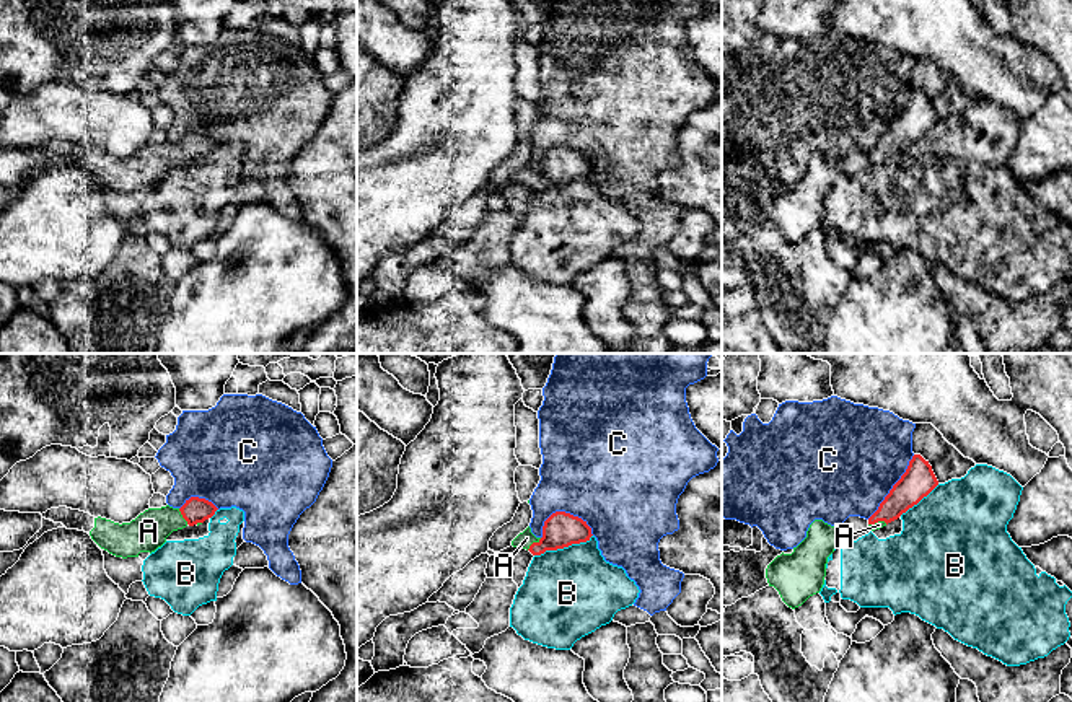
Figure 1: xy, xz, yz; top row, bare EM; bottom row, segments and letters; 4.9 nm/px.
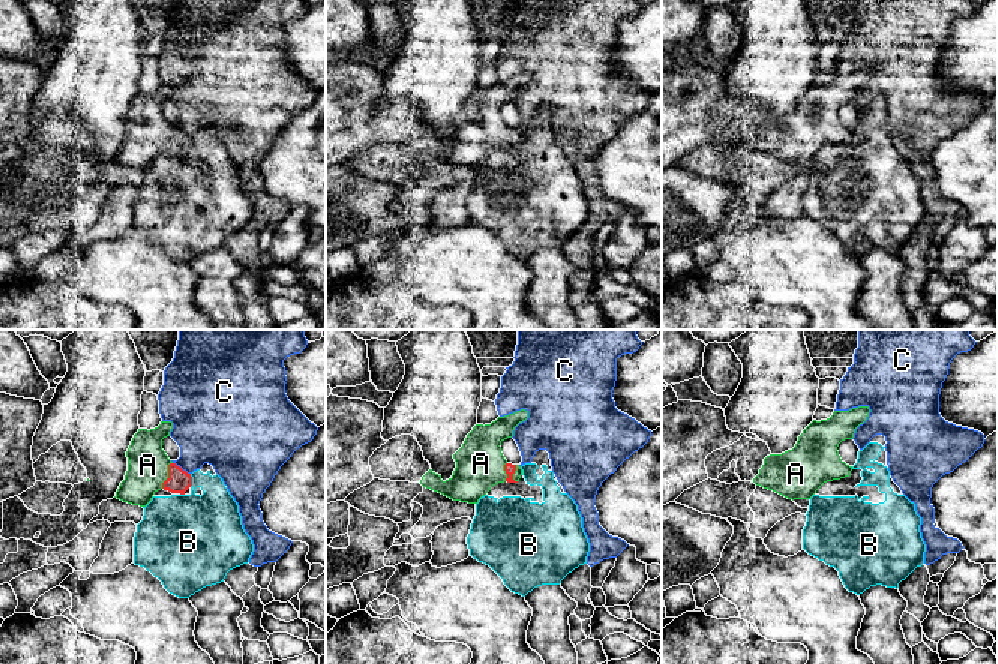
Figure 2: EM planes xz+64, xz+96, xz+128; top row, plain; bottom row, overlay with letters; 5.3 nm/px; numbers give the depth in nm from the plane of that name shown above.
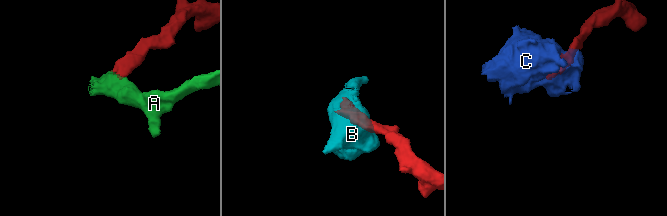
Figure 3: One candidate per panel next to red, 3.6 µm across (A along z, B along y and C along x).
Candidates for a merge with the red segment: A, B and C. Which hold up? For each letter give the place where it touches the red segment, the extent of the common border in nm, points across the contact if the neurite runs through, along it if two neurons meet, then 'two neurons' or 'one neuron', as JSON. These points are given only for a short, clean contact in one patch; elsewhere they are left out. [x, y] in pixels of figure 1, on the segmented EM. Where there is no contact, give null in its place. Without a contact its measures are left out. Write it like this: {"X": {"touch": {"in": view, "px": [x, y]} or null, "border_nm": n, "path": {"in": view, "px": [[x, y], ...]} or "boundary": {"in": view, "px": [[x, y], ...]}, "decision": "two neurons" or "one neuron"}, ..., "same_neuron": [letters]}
{"A": {"touch": {"in": "xz", "px": [533, 543]}, "border_nm": 100, "path": {"in": "xz", "px": [[561, 530], [546, 543], [533, 543], [527, 538]]}, "decision": "one neuron"}, "B": {"touch": {"in": "xz", "px": [562, 548]}, "border_nm": 300, "decision": "two neurons"}, "C": {"touch": {"in": "xz", "px": [569, 513]}, "border_nm": 260, "decision": "two neurons"}, "same_neuron": ["A"]}

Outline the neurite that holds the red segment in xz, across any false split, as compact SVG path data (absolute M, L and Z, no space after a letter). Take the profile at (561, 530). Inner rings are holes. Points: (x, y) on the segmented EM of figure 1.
M556 511L544 521L541 537L536 537L528 526L512 541L512 546L523 547L533 555L541 555L546 551L587 542L591 536L591 528L587 521L565 511Z

